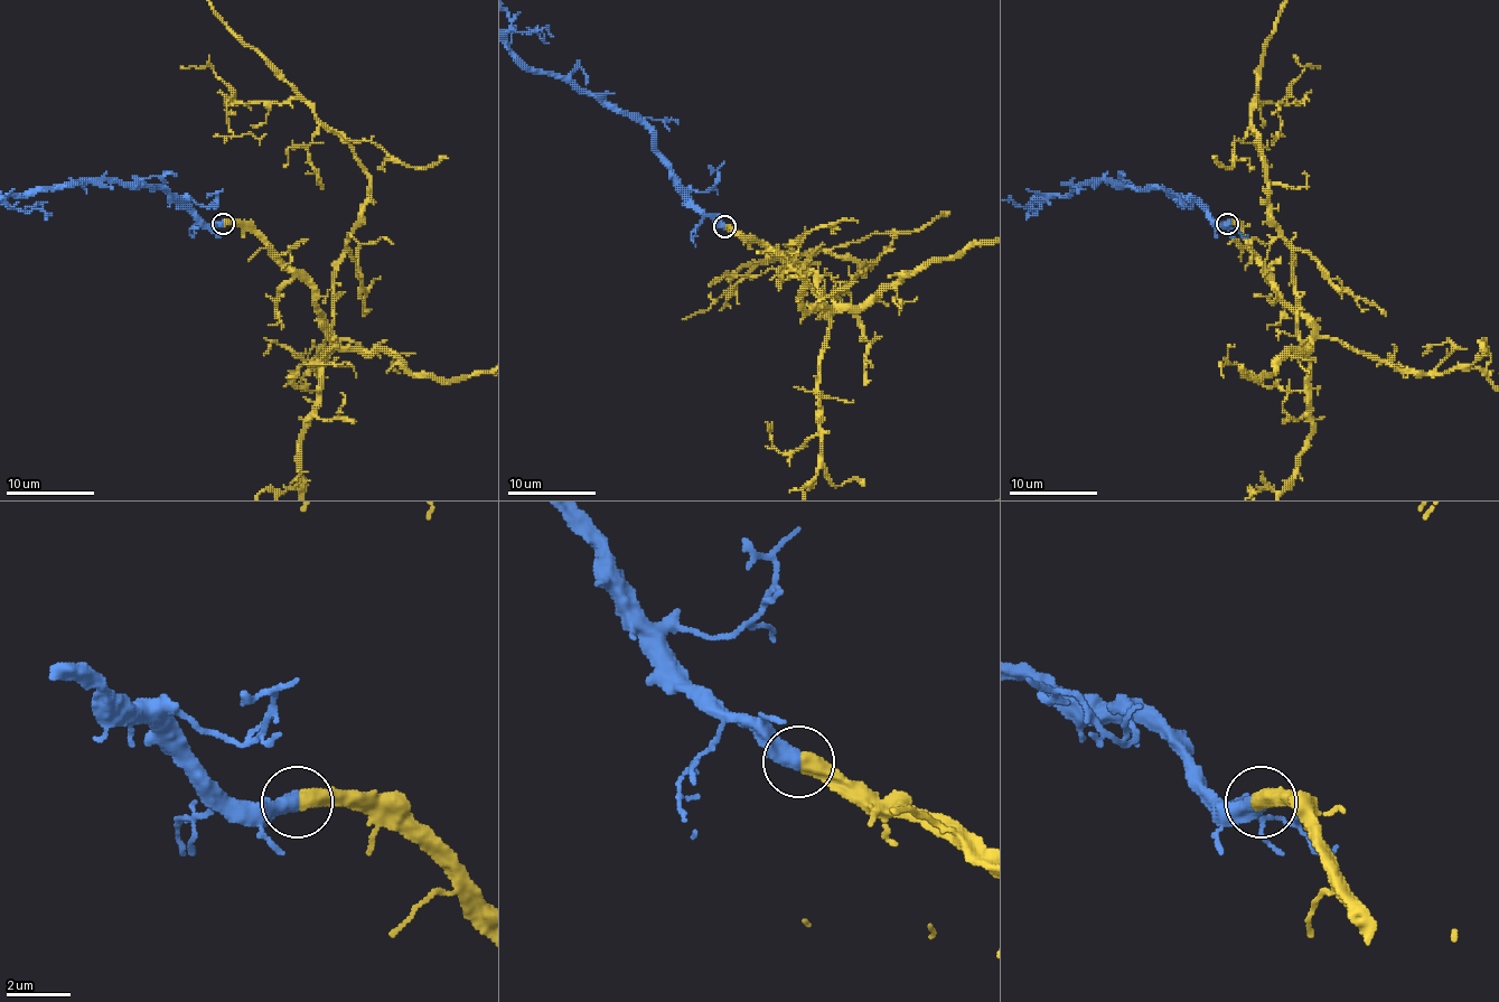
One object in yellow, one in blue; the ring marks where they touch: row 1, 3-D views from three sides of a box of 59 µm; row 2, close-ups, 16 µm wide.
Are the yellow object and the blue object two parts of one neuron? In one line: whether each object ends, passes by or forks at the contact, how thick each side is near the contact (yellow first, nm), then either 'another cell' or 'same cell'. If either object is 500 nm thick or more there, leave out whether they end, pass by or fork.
550/550 nm | same cell

